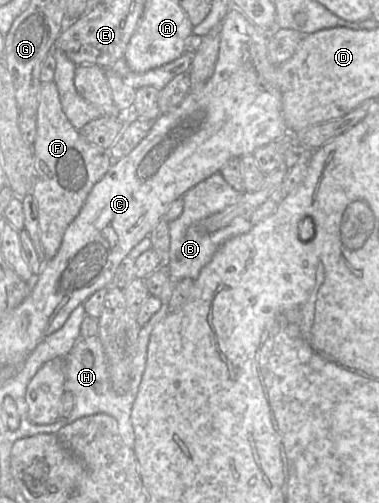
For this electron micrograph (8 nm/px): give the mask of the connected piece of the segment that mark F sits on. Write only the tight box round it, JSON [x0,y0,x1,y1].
[29,81,115,258]

